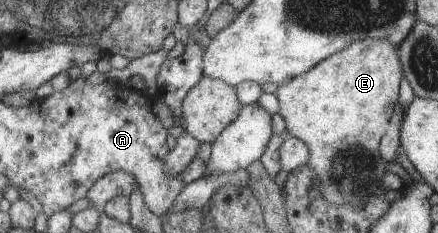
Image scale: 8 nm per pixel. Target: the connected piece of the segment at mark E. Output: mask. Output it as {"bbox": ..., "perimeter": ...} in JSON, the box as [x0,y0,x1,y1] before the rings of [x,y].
{"bbox":[274,39,403,207],"perimeter":[[[363,39],[323,59],[302,75],[279,85],[274,92],[279,103],[278,113],[285,121],[285,131],[307,148],[306,166],[315,173],[317,193],[331,207],[359,205],[369,197],[383,196],[381,177],[385,175],[385,161],[379,156],[379,141],[383,137],[393,106],[397,102],[399,82],[403,77],[398,49],[383,39]]]}

